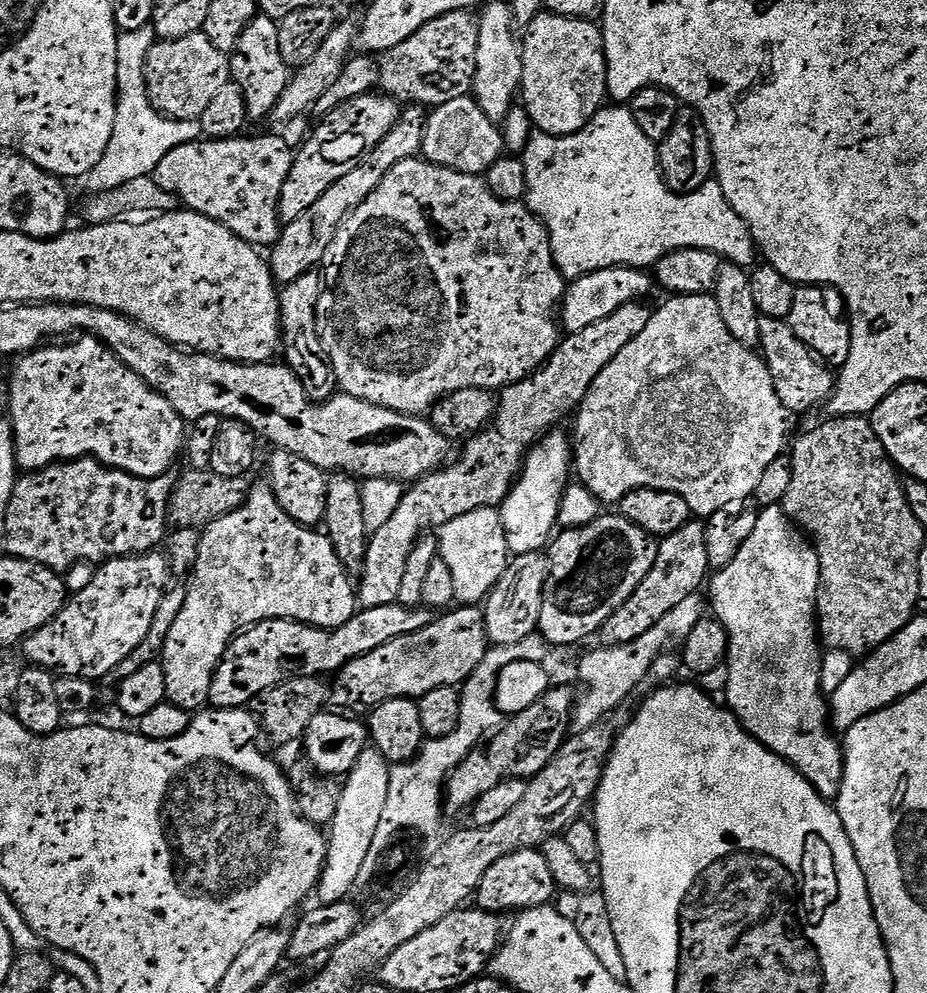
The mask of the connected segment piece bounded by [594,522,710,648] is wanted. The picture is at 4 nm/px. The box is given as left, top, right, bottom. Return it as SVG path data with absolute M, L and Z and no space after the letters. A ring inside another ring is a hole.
M689 522L674 534L663 537L656 550L656 564L646 574L642 586L596 631L595 643L602 648L618 647L636 638L662 621L680 602L705 587L710 576L707 560L707 527ZM705 579L705 580L704 580ZM704 584L704 586L703 586Z

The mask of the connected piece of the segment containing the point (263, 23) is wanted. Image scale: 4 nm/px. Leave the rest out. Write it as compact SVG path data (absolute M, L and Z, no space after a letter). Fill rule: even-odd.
M258 14L244 28L237 40L234 51L229 59L231 81L237 84L244 96L247 114L251 121L271 117L289 82L290 69L282 58L281 47L278 43L279 23L269 16Z

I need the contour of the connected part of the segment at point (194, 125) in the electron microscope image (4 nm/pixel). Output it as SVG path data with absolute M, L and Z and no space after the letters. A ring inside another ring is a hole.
M139 28L133 32L120 32L118 42L118 78L116 79L116 121L112 127L110 146L102 156L102 162L94 166L86 177L88 192L95 194L114 190L130 178L151 176L152 172L178 146L191 140L201 139L199 123L195 120L174 120L159 112L150 102L148 87L144 77L144 67L148 52L157 43L156 32L151 28Z

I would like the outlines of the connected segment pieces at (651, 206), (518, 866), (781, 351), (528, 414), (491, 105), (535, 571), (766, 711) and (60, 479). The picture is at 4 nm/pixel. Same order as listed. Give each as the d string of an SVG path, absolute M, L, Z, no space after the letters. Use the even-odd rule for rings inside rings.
M612 107L616 108L601 108L582 131L569 136L551 136L539 130L533 131L522 154L527 182L526 203L548 229L554 262L560 273L573 282L607 268L648 270L662 257L683 248L704 248L717 252L738 267L751 269L757 263L756 256L758 260L756 242L748 223L730 206L719 180L709 180L688 196L669 190L660 172L657 145L642 134L642 126L634 122L631 107Z
M523 848L506 858L500 858L486 870L486 878L476 888L475 907L489 914L519 913L529 908L542 908L551 905L557 897L558 889L554 874L550 872L543 851L534 848Z
M760 317L760 345L764 363L774 378L774 390L782 398L789 413L808 412L825 403L834 391L834 372L829 365L812 355L812 351L798 339L787 319L775 320L772 317Z
M644 302L622 305L609 317L594 322L580 333L565 335L542 367L499 393L498 411L491 425L463 445L464 453L456 461L445 463L405 491L390 522L371 533L364 570L358 576L361 609L399 601L402 576L412 547L429 530L439 530L454 518L462 518L479 508L499 509L503 505L523 469L524 457L568 415L571 417L579 409L591 393L598 374L602 374L602 370L606 370L606 366L648 328L653 309L646 305Z
M504 4L483 5L479 13L481 36L478 42L477 72L475 78L474 98L482 110L494 121L504 122L512 103L517 103L524 82L524 57L522 44L512 33L514 12Z
M542 552L516 556L504 572L484 605L484 618L489 641L493 645L508 646L525 640L537 631L540 623L544 587L547 584L551 559Z
M768 506L761 512L764 513L755 517L756 525L754 526L754 530L742 542L742 546L734 559L725 568L717 571L710 580L710 588L712 584L712 592L710 591L711 611L714 613L715 619L720 621L720 625L728 631L729 645L726 661L726 669L728 668L728 701L726 701L726 704L732 715L744 725L745 730L758 743L766 745L772 753L782 757L787 764L796 768L808 779L810 786L814 786L814 790L819 796L832 802L835 801L842 790L842 782L844 781L844 750L841 741L837 739L833 729L830 727L830 704L820 689L820 675L822 674L823 666L821 660L822 641L818 635L818 613L816 611L816 599L820 593L820 559L811 539L793 524L790 517L784 512L783 507Z
M95 458L57 462L38 472L21 475L13 486L6 514L4 548L9 556L38 562L61 574L67 573L67 568L84 564L87 560L92 566L99 566L105 560L147 554L165 543L170 528L168 504L172 500L176 481L177 477L172 474L143 480L129 472L107 468Z

